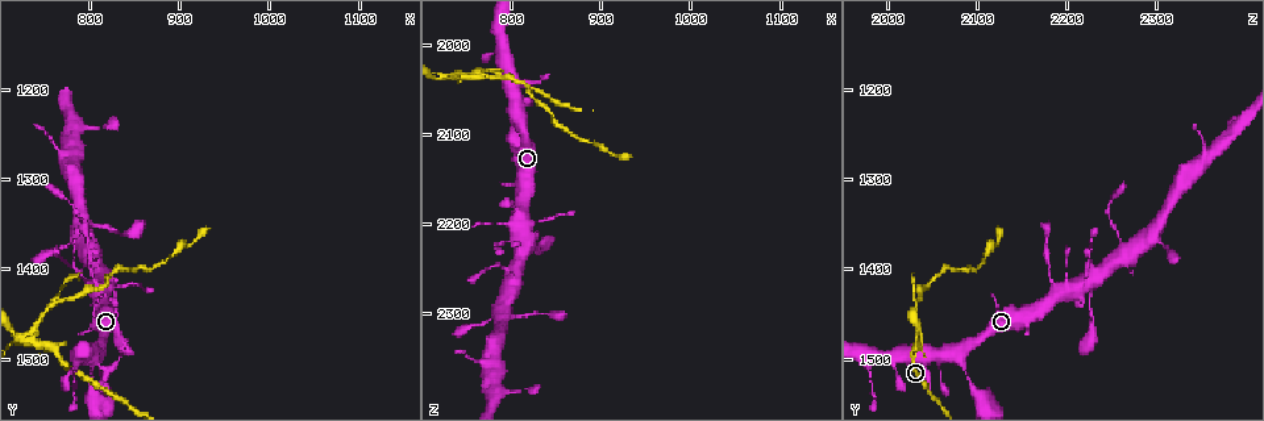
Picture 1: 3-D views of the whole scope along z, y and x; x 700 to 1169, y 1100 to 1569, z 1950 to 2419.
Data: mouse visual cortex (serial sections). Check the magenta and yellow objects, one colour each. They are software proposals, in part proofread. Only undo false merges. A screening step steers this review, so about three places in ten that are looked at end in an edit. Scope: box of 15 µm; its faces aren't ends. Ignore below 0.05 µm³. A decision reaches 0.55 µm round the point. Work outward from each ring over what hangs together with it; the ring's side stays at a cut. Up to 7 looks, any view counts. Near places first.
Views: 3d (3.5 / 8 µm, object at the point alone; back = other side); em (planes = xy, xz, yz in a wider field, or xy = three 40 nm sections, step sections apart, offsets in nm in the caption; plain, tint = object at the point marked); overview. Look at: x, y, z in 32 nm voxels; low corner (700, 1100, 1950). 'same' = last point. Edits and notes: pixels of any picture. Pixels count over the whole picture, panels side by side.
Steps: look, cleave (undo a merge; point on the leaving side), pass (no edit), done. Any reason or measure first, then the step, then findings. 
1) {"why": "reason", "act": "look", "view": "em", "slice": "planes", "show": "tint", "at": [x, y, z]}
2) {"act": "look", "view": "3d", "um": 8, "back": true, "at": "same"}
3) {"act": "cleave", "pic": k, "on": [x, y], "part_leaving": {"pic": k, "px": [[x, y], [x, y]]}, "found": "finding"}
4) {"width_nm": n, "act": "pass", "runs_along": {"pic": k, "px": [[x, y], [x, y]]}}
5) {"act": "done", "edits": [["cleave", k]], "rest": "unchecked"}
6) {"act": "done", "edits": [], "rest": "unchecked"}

{"why": "abrupt turn", "act": "look", "view": "3d", "um": 8, "at": [815, 1415, 2220]}

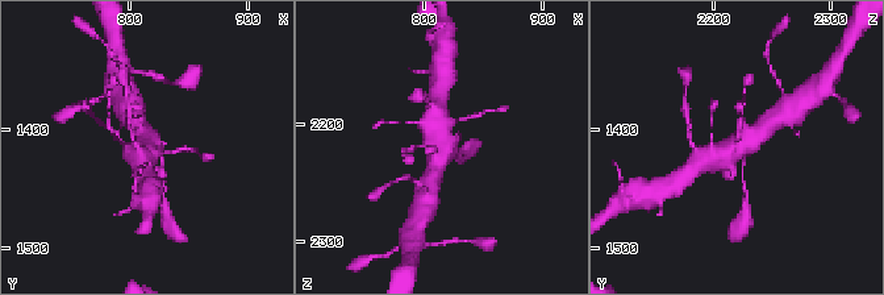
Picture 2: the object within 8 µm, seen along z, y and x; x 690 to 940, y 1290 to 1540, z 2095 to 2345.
{"why": "shape alone is not enough", "act": "look", "view": "em", "slice": "xy", "step": 5, "show": "tint", "at": [814, 1416, 2220]}

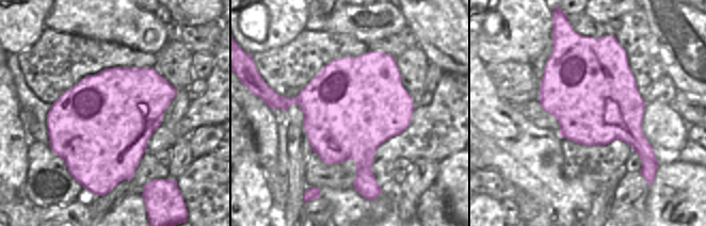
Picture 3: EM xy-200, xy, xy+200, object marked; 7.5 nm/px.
{"act": "pass", "runs_along": {"pic": 2, "px": [[691, 167], [724, 156], [754, 132]]}, "found": "all the same cell"}

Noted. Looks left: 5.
{"why": "arms run side by side", "act": "look", "view": "3d", "um": 3.5, "at": [740, 1480, 2035]}

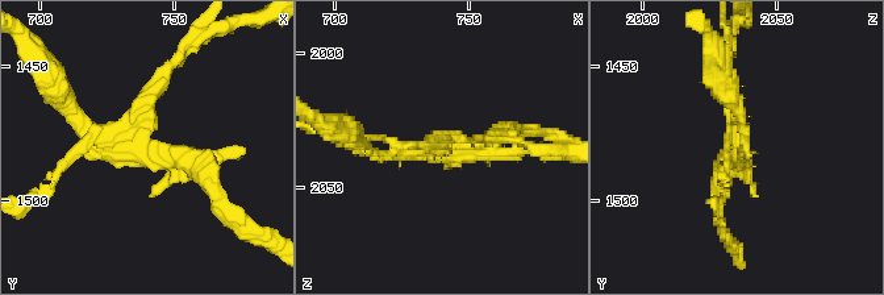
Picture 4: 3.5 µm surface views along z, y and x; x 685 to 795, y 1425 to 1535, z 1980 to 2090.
{"act": "cleave", "pic": 4, "on": [146, 90], "part_leaving": {"pic": 4, "px": [[134, 128], [174, 54], [195, 34]]}, "found": "two cells meet here"}

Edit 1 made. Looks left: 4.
{"why": "side arm on a straight run", "act": "look", "view": "3d", "um": 3.5, "at": [800, 1380, 2265]}

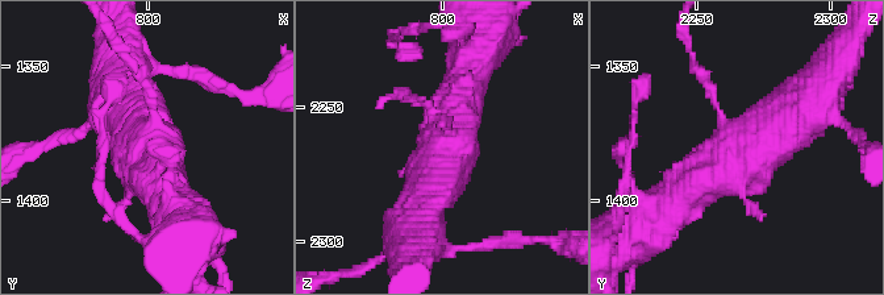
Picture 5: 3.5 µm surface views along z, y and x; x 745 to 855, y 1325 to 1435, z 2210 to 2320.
{"act": "look", "view": "em", "slice": "xy", "step": 1, "show": "tint", "at": [803, 1381, 2264]}

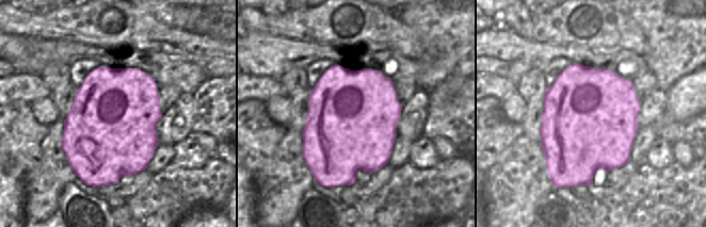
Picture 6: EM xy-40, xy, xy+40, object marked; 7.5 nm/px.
{"act": "look", "view": "em", "slice": "xy", "step": 5, "show": "tint", "at": "same"}

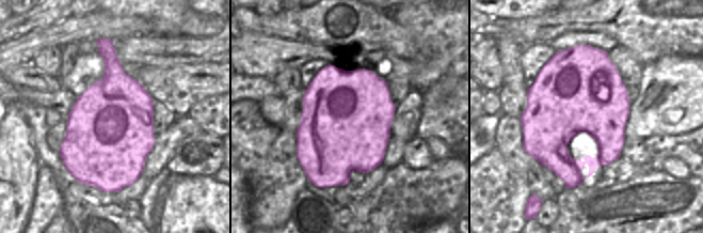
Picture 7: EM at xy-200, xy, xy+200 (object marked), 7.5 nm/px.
{"act": "pass", "runs_along": {"pic": 5, "px": [[654, 211], [680, 199], [782, 109]]}, "found": "all the same cell"}

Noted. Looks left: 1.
{"act": "done", "edits": [["cleave", 4]], "rest": "unchecked"}

